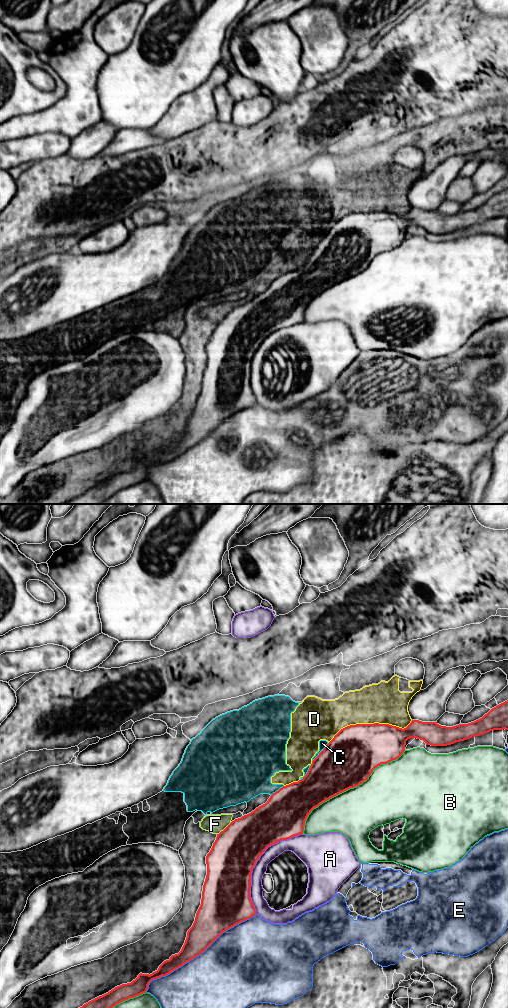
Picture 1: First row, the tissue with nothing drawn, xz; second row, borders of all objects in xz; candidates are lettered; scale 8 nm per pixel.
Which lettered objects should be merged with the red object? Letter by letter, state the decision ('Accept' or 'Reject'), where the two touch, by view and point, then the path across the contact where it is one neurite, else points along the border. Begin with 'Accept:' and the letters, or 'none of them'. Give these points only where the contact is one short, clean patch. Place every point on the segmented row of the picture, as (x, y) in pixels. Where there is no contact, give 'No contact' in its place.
Accept: none of them
A: Reject. Touches red at xz (255, 863)
B: Reject. Touches red at xz (348, 788)
C: Reject. Touches red at xz (320, 752)
D: Reject. Touches red at xz (369, 724)
E: Reject. Touches red at xz (198, 955)
F: Reject. Touches red at xz (225, 828)

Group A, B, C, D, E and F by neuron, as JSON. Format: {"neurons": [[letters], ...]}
{"neurons": [["A"], ["B"], ["C", "D", "F"], ["E"]]}

